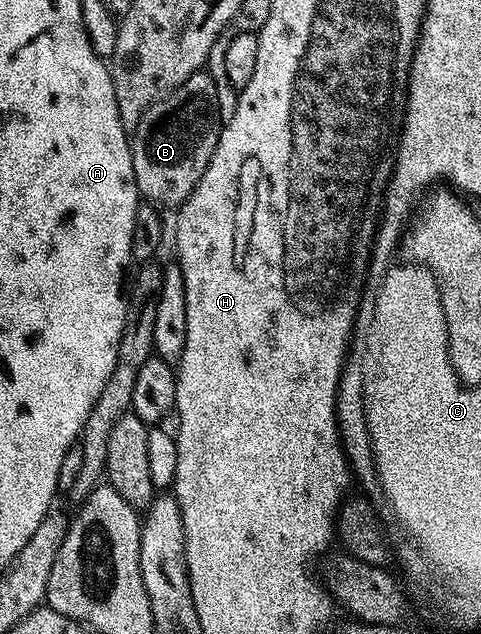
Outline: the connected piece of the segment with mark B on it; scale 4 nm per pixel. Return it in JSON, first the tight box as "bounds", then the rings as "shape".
{"bounds":[131,71,223,207],"shape":[[[207,71],[193,73],[166,93],[139,119],[131,133],[137,192],[154,207],[179,207],[199,183],[217,146],[223,122],[215,83]]]}

